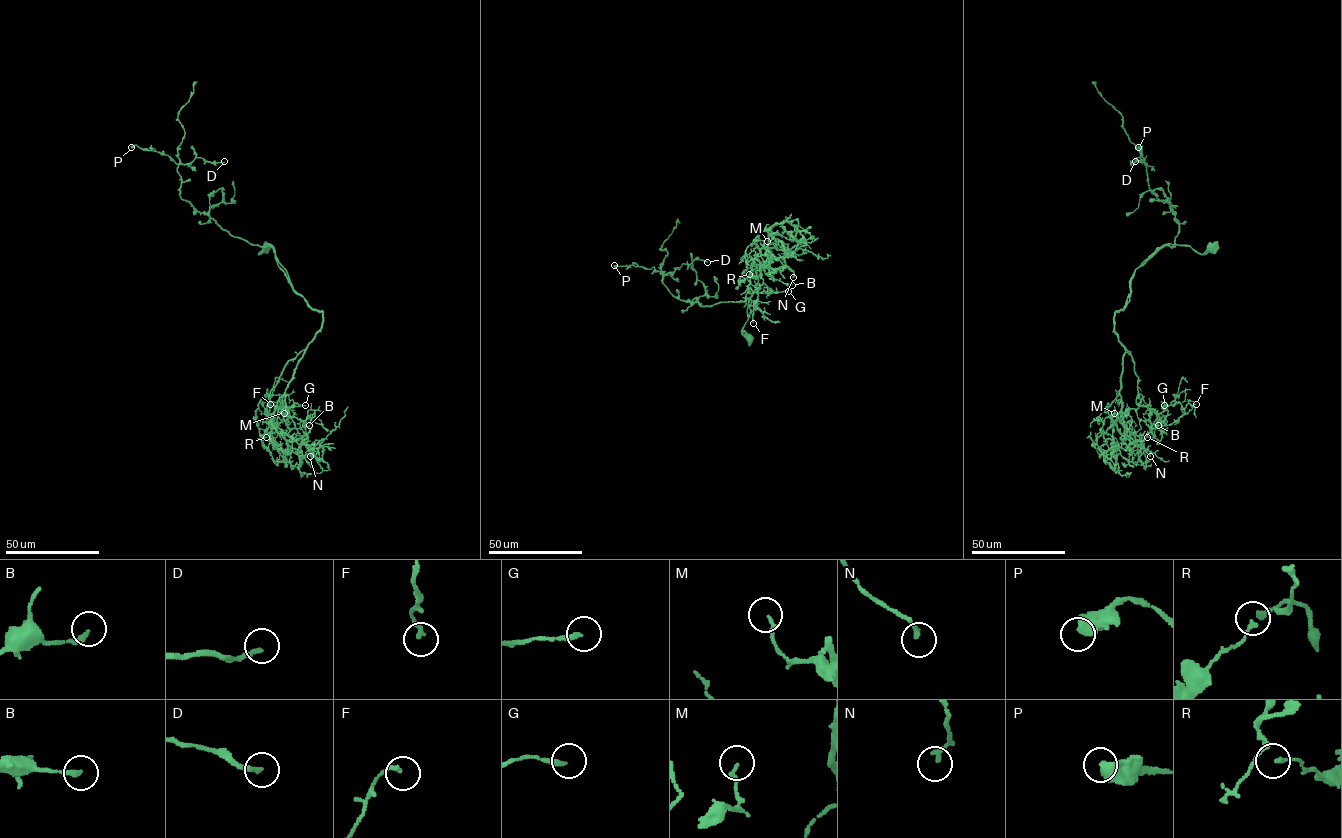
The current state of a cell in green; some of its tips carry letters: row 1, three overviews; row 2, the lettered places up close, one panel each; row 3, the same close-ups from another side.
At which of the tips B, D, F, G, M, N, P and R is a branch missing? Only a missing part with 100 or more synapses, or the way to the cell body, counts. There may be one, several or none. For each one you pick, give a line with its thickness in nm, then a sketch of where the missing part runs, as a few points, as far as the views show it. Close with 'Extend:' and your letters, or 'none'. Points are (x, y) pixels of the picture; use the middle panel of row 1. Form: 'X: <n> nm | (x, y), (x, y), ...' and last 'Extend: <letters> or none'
Extend: none

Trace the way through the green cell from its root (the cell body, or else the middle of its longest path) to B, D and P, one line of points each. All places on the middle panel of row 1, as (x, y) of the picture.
B: (749, 339), (742, 327), (761, 270), (806, 241), (788, 252), (761, 249), (769, 273), (792, 285)
D: (749, 339), (742, 327), (752, 294), (701, 306), (681, 301), (663, 283), (660, 273), (707, 262)
P: (749, 339), (742, 327), (752, 294), (743, 301), (701, 306), (671, 294), (664, 275), (653, 266), (614, 265)

